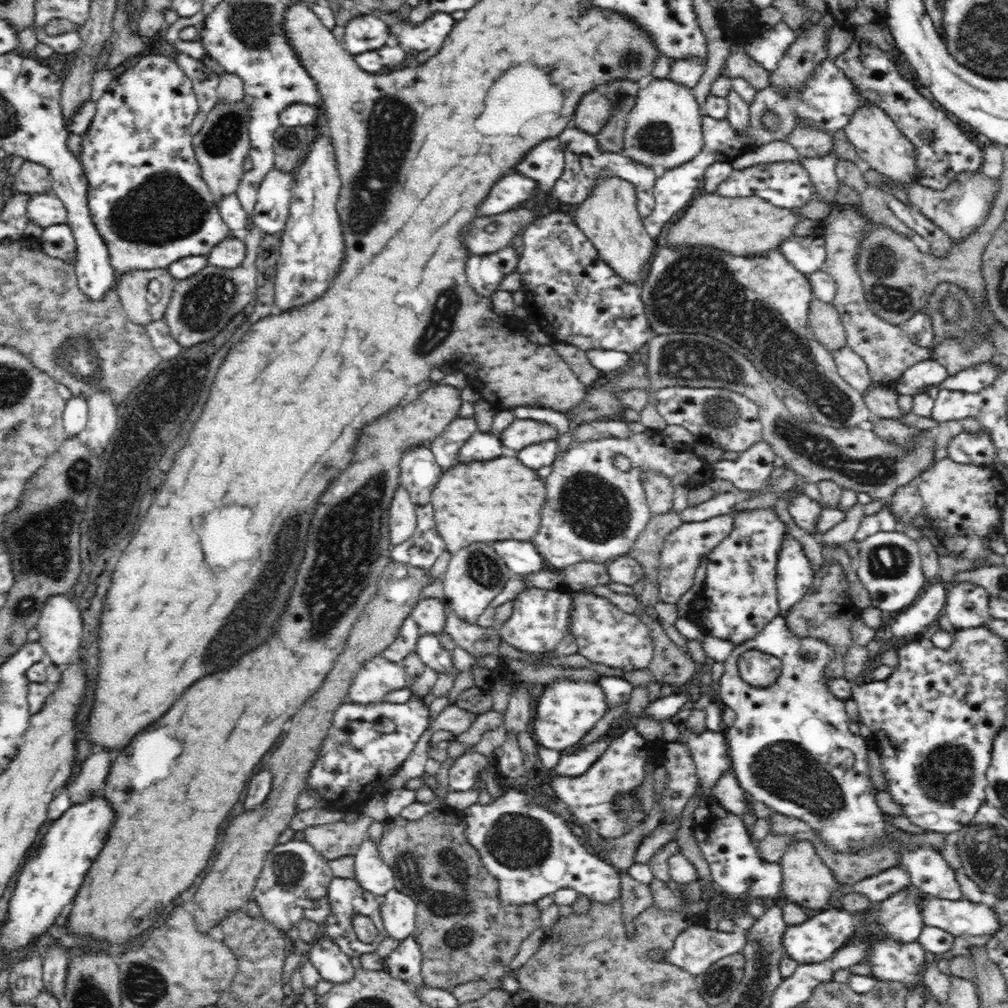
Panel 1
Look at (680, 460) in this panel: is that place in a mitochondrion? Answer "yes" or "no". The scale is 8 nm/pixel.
no

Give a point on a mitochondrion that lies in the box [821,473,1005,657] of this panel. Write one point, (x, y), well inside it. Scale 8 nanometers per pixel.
(888, 560)

